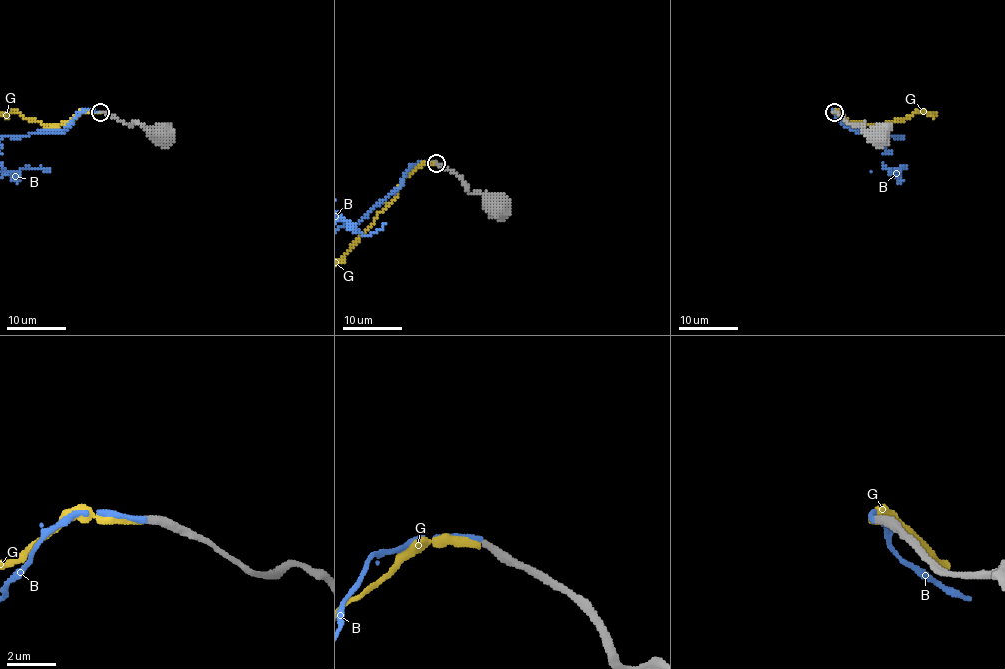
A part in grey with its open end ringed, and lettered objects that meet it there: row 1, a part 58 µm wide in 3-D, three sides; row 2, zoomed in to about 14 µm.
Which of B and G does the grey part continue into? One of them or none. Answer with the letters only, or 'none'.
G

